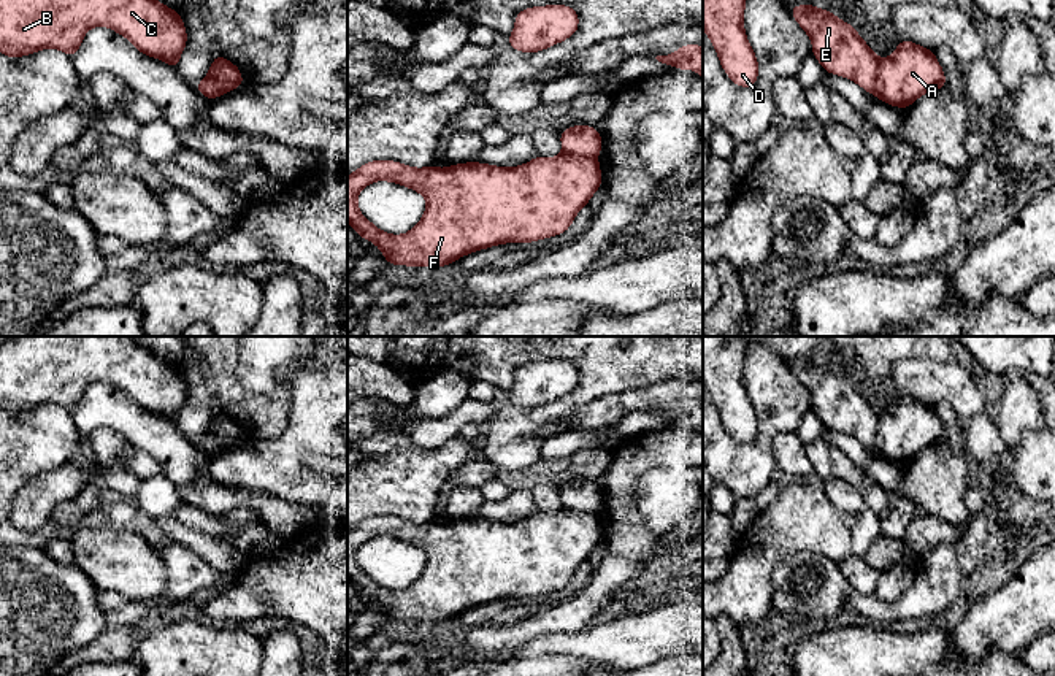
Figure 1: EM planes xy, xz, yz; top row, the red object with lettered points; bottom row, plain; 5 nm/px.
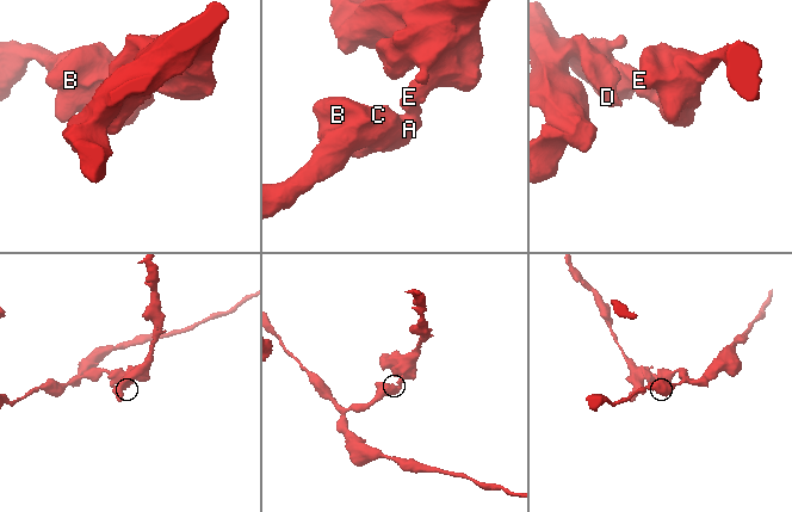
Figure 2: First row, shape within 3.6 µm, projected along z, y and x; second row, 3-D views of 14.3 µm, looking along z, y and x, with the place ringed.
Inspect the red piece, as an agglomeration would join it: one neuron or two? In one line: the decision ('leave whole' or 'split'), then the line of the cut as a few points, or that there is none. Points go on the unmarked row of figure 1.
split; cut in yz along (879, 414), (876, 438), (871, 448)

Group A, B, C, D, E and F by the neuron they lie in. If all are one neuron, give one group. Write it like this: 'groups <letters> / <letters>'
groups A B C F / D E

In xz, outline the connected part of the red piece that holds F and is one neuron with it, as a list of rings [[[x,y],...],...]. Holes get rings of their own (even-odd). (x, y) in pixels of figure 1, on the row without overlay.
[[[566,508],[557,513],[536,511],[509,524],[481,517],[414,524],[397,516],[371,516],[347,532],[347,578],[359,592],[374,598],[390,620],[449,622],[479,605],[503,598],[533,598],[565,589],[601,538],[597,514]],[[374,536],[395,538],[425,552],[424,571],[408,589],[386,589],[360,568],[359,547]]]

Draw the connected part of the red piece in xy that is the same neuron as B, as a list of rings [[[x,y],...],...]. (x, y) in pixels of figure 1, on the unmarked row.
[[[11,336],[0,344],[0,408],[5,413],[52,403],[73,414],[86,387],[98,381],[125,392],[141,409],[160,414],[173,425],[187,400],[181,370],[133,336]]]

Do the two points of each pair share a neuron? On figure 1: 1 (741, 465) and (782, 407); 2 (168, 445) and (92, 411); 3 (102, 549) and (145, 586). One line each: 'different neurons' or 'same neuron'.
1: same neuron
2: same neuron
3: same neuron

